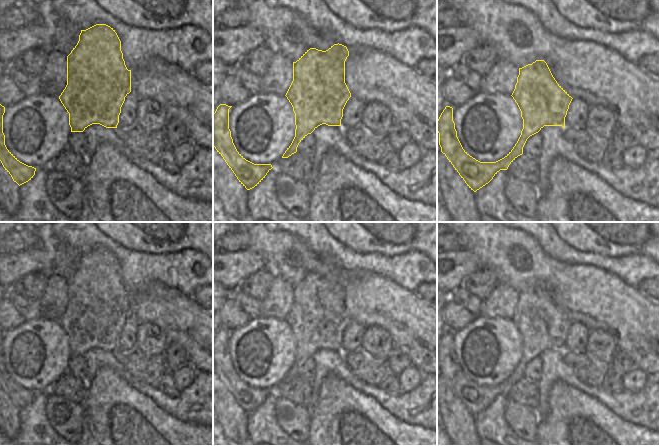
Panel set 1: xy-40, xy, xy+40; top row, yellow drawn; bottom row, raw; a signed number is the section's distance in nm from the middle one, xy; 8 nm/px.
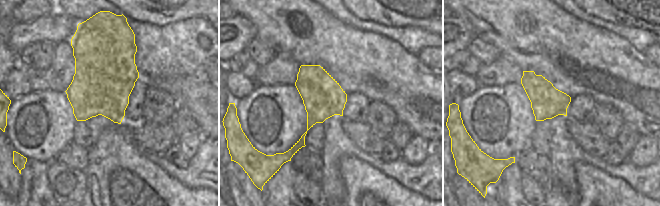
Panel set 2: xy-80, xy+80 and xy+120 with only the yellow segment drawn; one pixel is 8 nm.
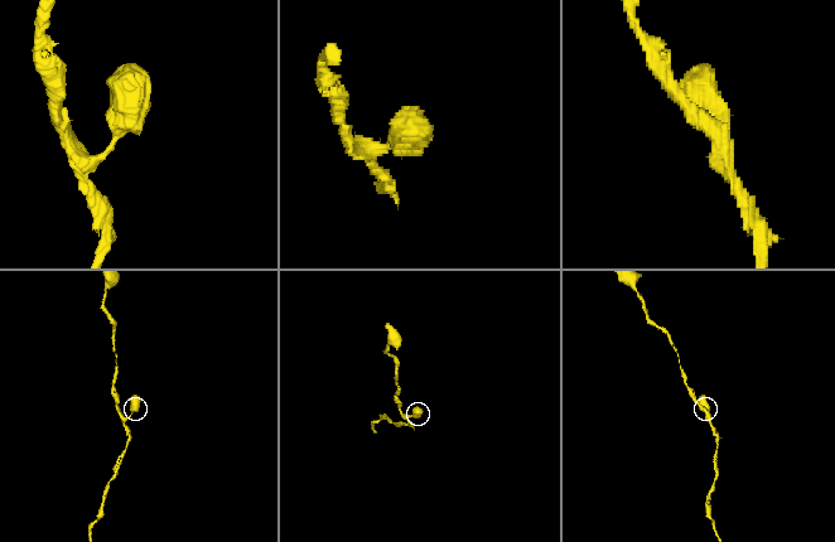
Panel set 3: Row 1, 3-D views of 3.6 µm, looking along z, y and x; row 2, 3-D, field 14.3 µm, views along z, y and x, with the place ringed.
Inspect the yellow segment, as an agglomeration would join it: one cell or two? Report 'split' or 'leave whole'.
leave whole

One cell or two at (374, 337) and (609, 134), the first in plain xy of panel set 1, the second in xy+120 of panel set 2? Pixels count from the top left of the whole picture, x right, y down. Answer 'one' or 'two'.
one

